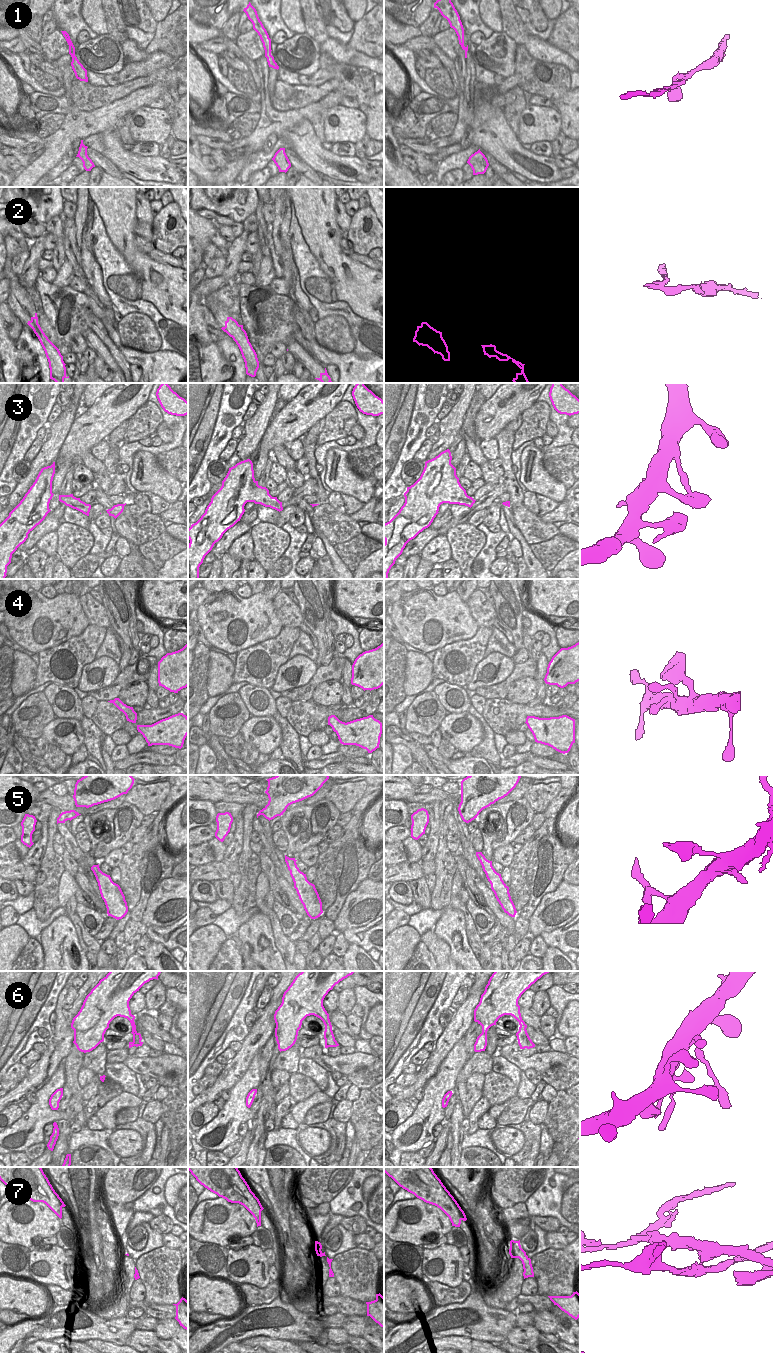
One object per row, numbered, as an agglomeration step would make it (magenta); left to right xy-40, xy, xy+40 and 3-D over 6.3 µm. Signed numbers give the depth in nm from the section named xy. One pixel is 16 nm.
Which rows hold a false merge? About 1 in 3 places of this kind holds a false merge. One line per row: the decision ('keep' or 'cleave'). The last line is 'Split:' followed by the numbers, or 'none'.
1: cleave
2: cleave
3: keep
4: keep
5: keep
6: keep
7: cleave
Split: 1, 2, 7

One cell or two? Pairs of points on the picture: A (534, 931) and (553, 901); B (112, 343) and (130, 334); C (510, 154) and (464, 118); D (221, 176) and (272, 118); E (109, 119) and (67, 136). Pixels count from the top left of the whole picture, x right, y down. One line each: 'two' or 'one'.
A: one
B: two
C: two
D: one
E: one

